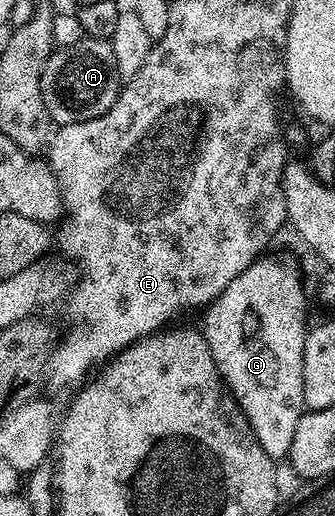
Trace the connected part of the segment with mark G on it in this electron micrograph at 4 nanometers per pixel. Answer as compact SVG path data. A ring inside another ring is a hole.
M266 258L255 259L254 264L240 272L232 285L228 285L228 289L224 289L224 293L220 293L220 297L216 297L205 308L206 316L202 319L200 330L206 336L208 349L212 349L212 357L225 386L238 402L238 408L245 413L260 445L264 445L264 453L280 461L289 454L294 426L304 414L302 358L308 322L306 323L306 295L302 292L302 279L298 276L297 269L290 263Z

